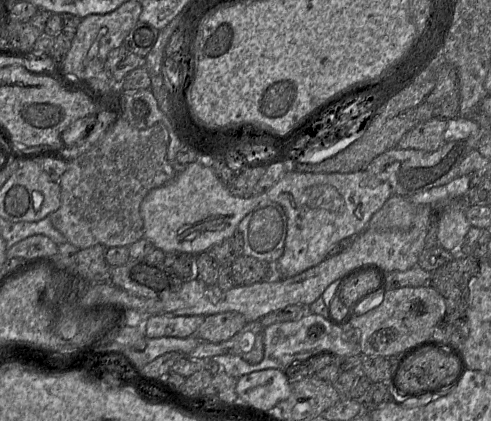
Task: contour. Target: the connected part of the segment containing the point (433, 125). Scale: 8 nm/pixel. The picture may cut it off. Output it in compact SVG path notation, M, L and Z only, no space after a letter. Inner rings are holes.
M444 118L421 121L407 131L396 146L402 149L413 148L428 152L436 151L446 142L443 138L446 127L447 119Z

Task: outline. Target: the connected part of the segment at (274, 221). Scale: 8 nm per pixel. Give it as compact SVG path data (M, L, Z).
M261 201L239 223L243 235L243 255L275 264L284 252L287 215L281 205Z

